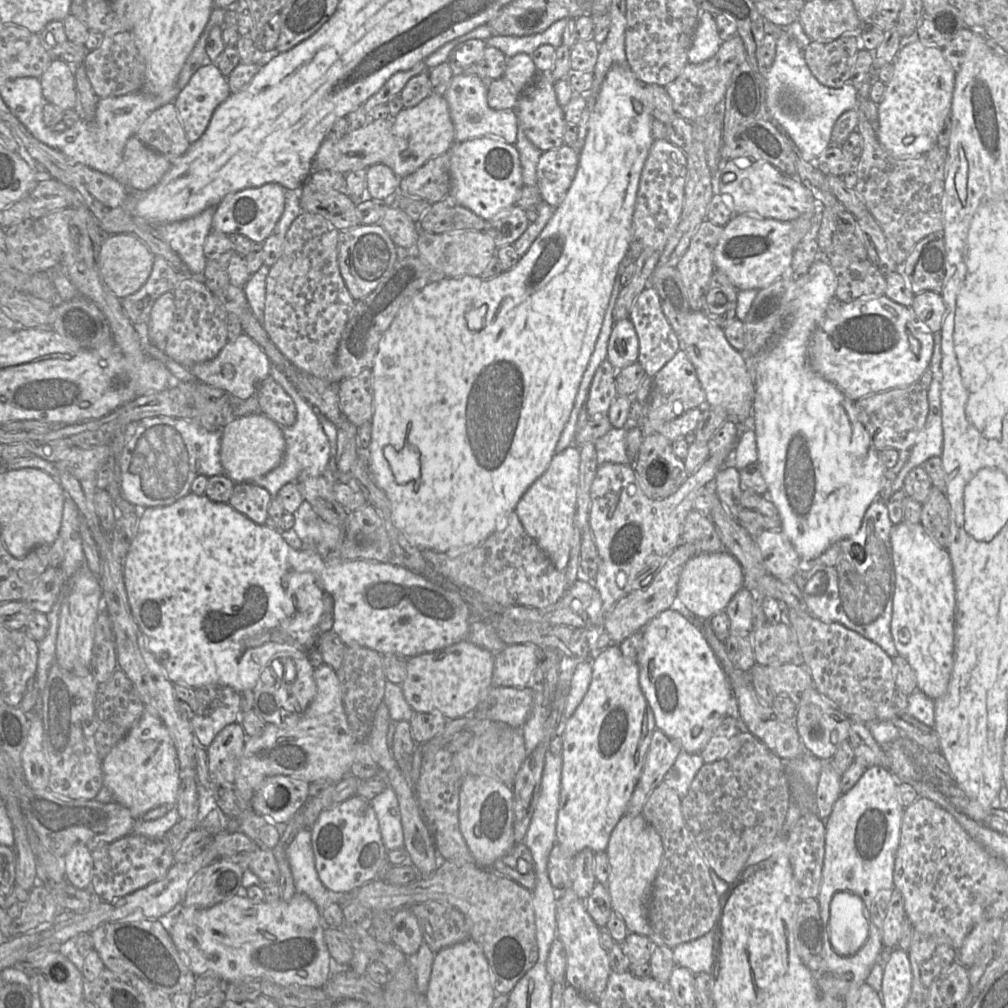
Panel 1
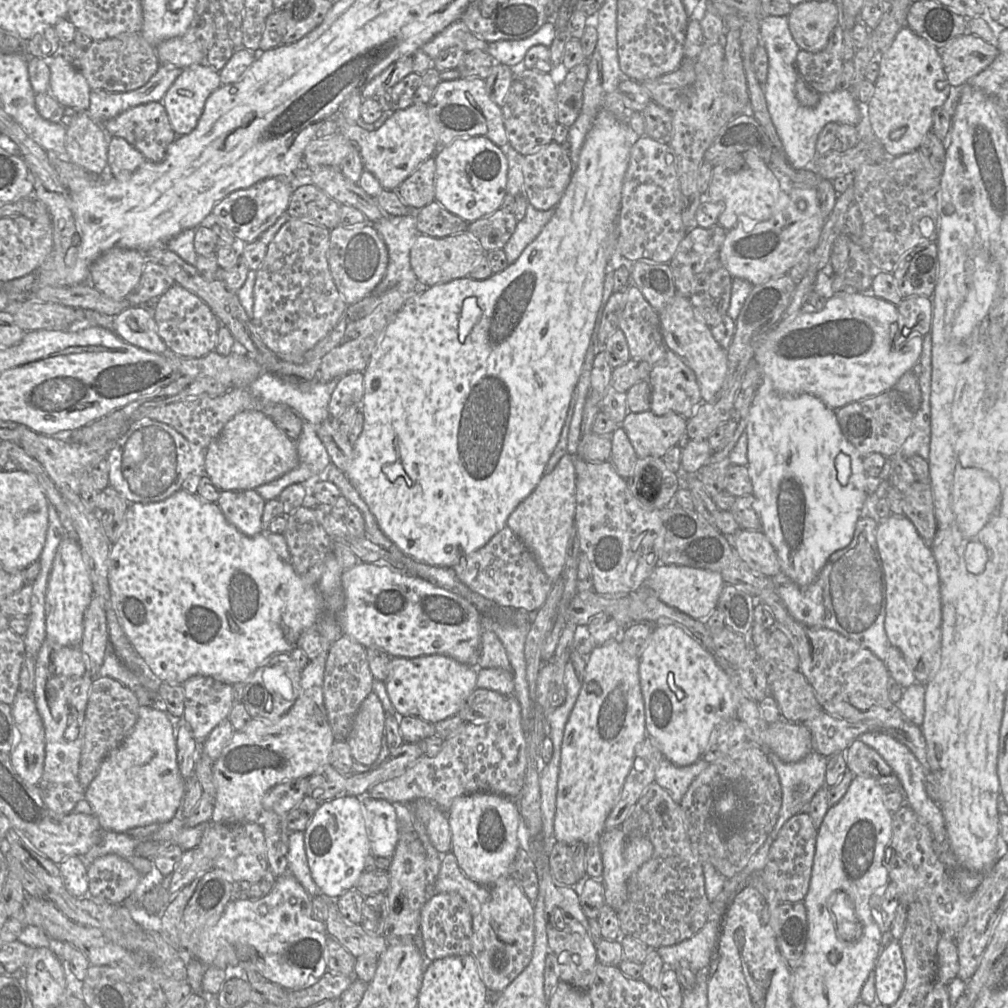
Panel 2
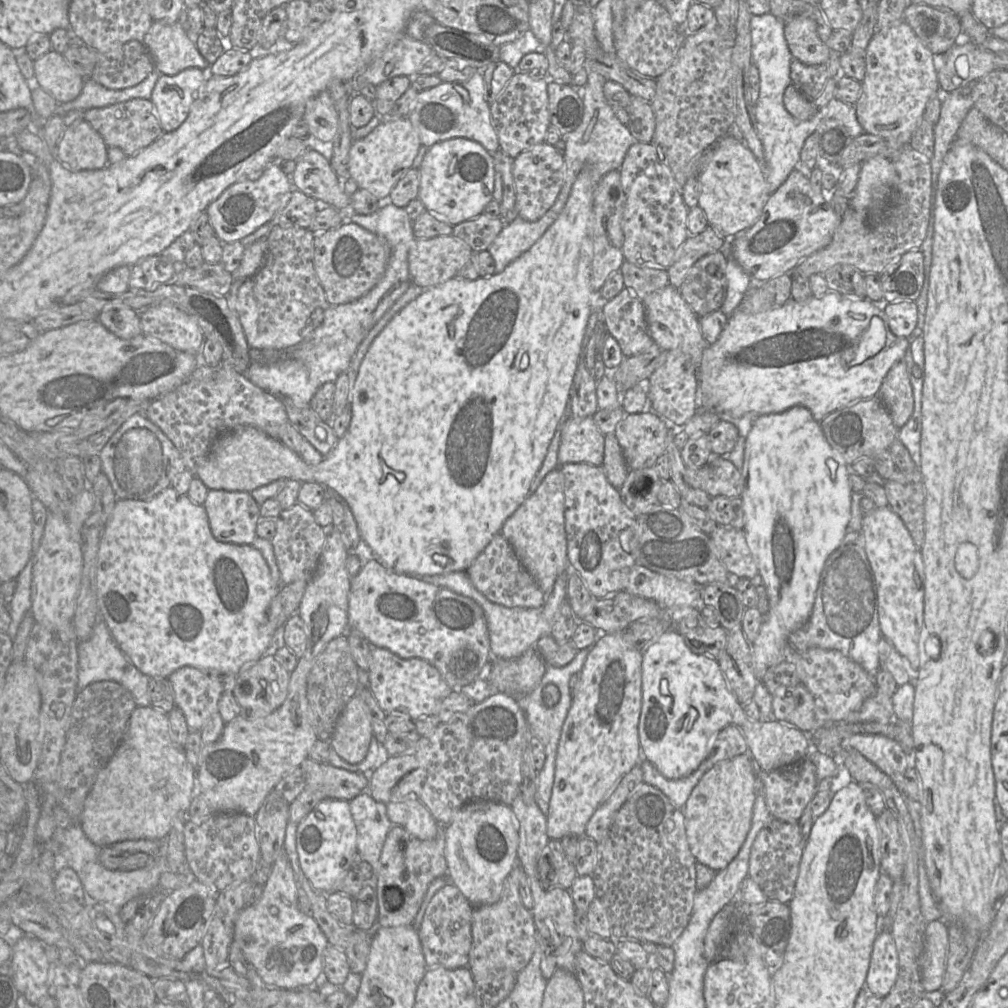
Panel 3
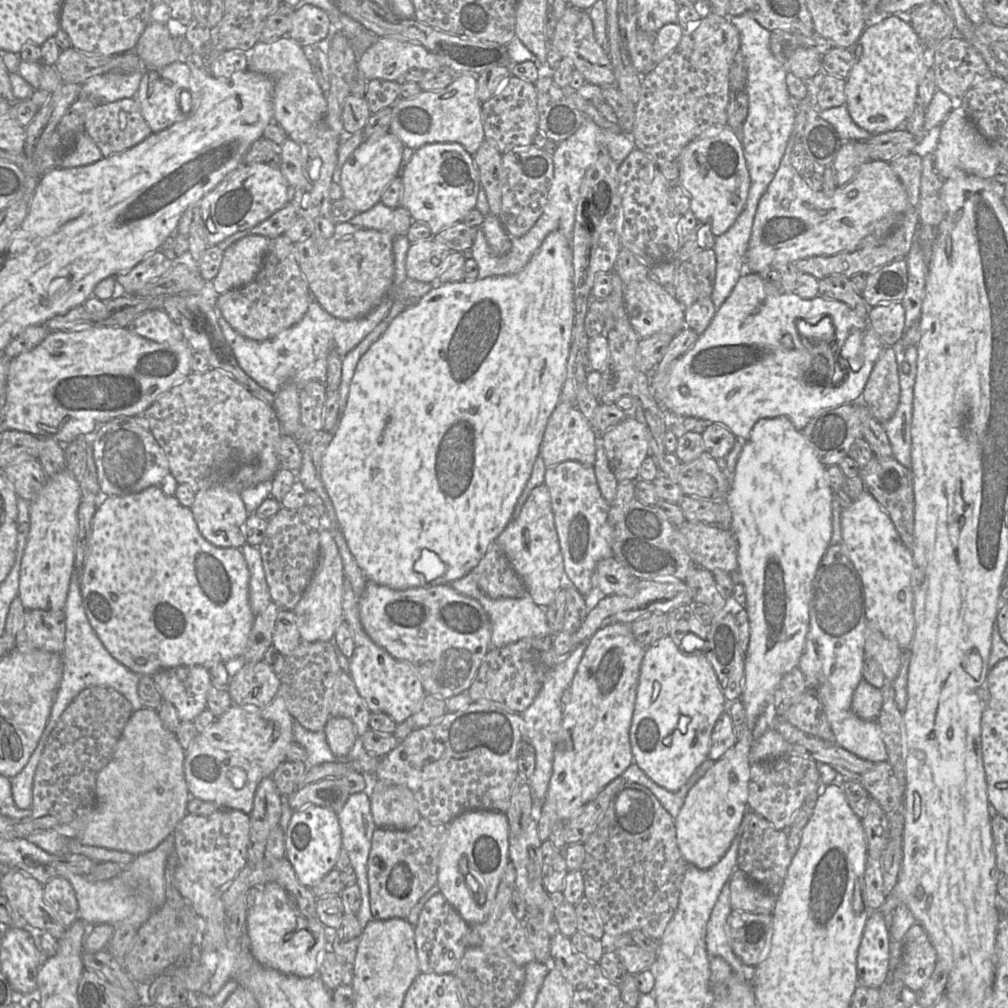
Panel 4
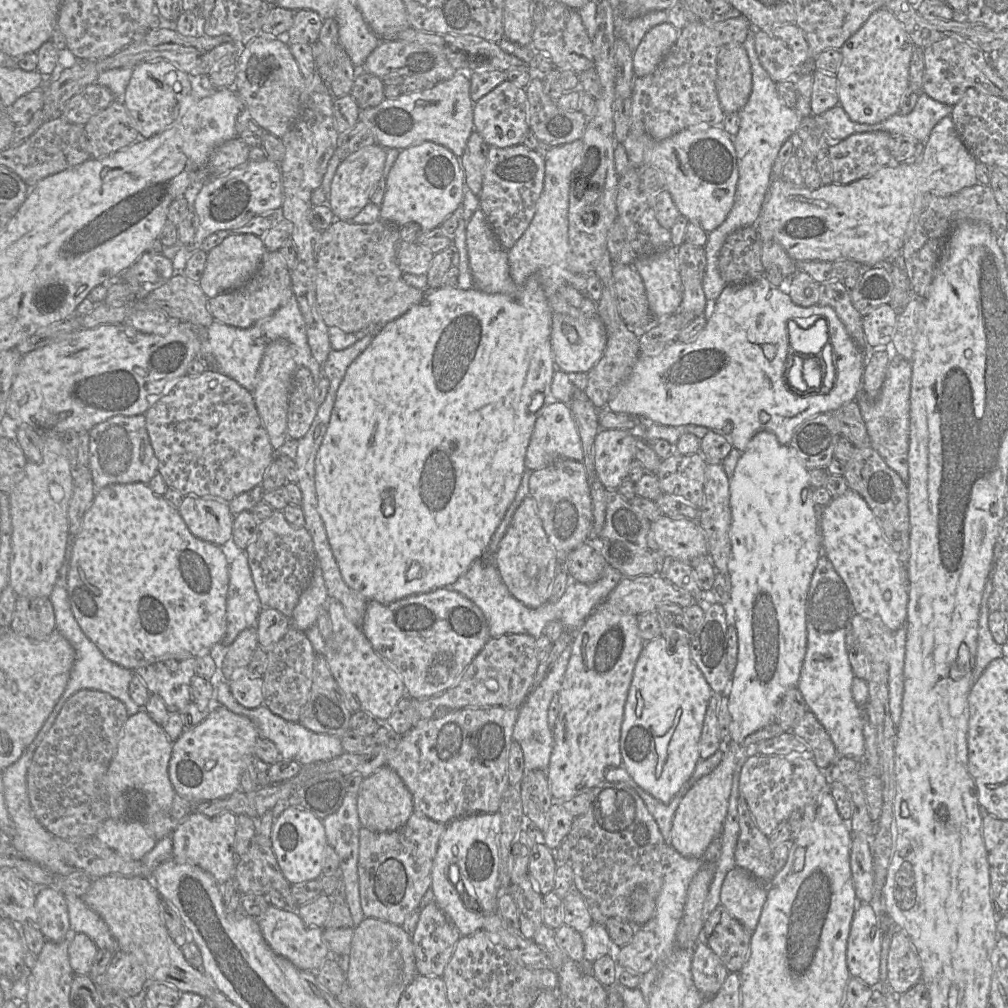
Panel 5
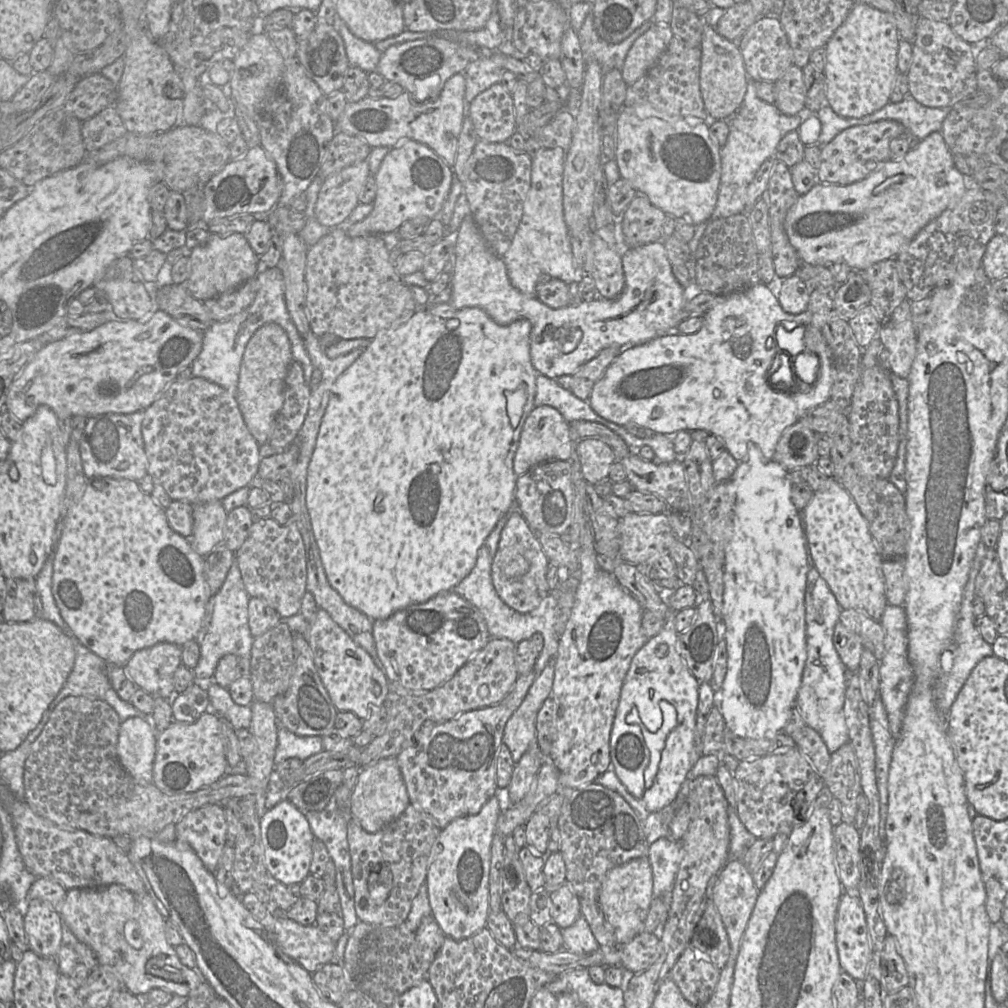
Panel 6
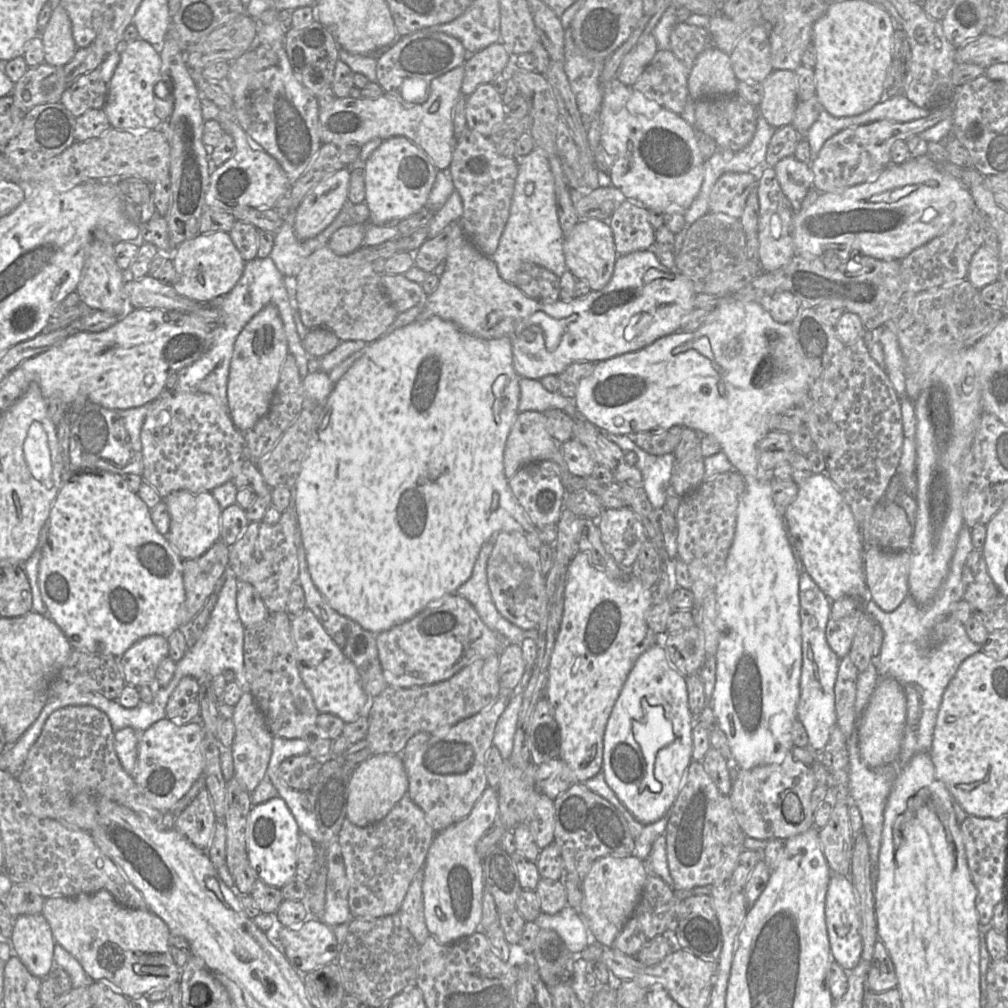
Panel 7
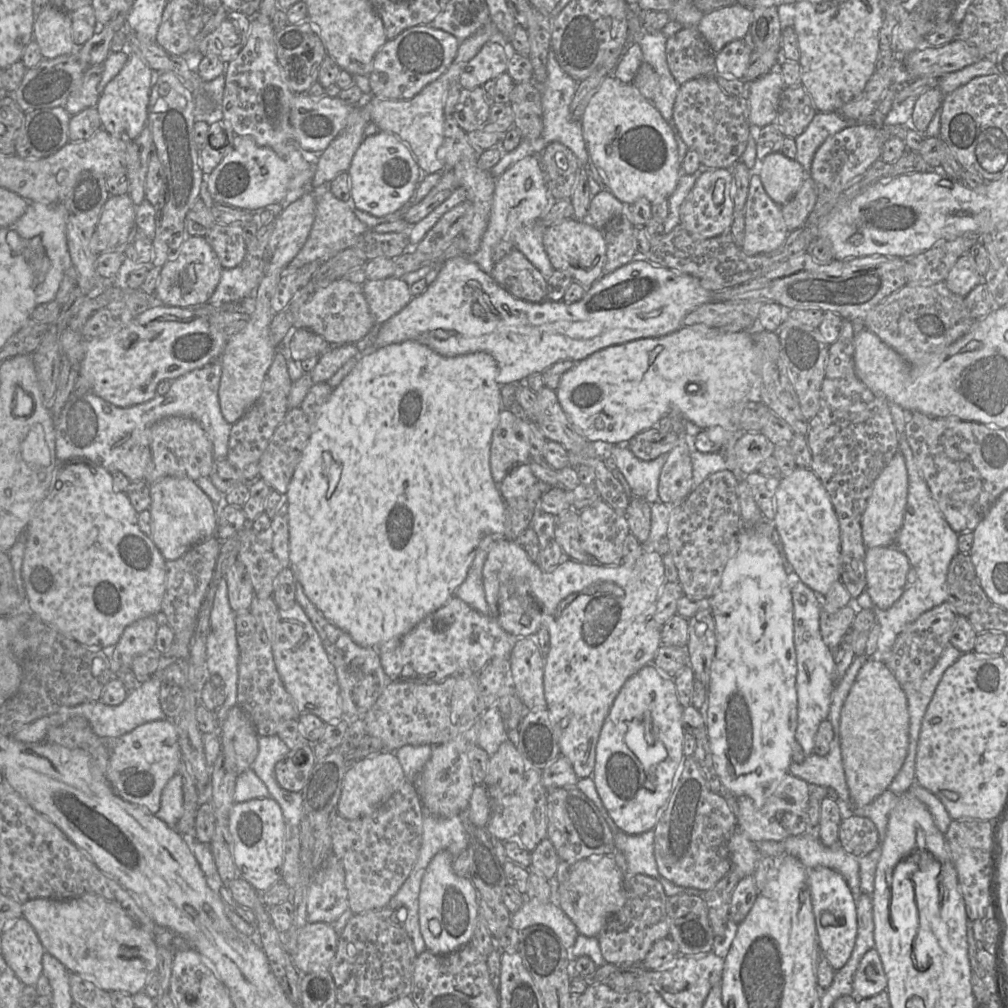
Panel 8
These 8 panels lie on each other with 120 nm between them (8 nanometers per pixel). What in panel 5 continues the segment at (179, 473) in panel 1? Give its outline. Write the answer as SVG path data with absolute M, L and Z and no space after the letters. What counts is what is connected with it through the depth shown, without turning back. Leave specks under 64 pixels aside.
M145 414L113 416L95 425L88 435L89 469L96 490L111 484L135 482L148 484L158 473L158 459L146 429Z

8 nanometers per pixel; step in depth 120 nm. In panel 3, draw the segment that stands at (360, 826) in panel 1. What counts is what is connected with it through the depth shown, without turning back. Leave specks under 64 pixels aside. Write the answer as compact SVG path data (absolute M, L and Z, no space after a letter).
M325 798L297 824L296 849L300 867L312 888L331 893L344 879L357 851L357 830L349 801Z

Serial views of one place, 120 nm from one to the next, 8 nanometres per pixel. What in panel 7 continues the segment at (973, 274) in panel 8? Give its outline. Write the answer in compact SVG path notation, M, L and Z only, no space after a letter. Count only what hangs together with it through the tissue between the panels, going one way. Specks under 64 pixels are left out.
M982 245L972 256L967 280L978 290L995 282L999 276L999 260L990 248Z

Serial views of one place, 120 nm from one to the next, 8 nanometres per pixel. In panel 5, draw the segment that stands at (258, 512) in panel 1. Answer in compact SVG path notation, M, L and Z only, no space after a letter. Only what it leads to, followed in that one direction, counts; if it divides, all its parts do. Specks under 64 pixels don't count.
M185 495L178 512L197 538L223 546L232 538L234 515L228 501Z

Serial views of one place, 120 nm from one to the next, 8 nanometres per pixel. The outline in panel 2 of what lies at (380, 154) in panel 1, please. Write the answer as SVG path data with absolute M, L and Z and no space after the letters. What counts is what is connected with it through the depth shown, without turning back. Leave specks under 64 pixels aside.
M335 133L312 139L305 147L303 160L308 168L331 166L340 168L354 144L345 136Z

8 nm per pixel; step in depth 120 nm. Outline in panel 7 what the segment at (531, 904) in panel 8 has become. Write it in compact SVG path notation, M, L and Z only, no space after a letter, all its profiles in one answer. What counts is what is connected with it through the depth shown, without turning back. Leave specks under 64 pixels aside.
M566 905L553 915L540 913L534 923L540 928L555 931L572 953L581 952L590 944L590 931L573 907Z

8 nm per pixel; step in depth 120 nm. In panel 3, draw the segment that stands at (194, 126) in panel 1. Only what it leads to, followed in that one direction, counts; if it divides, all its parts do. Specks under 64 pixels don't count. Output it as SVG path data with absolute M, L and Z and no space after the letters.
M190 67L175 75L159 76L150 100L164 132L176 130L187 119L208 74L208 71Z

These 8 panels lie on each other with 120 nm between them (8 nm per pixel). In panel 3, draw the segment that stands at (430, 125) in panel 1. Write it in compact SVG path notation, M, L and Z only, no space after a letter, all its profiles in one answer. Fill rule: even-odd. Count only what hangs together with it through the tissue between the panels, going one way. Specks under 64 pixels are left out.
M324 90L312 98L306 106L303 123L309 133L322 142L332 141L338 130L339 116L328 92ZM408 117L380 123L371 133L352 142L349 172L359 189L369 191L379 200L387 200L391 190L409 171L422 143Z

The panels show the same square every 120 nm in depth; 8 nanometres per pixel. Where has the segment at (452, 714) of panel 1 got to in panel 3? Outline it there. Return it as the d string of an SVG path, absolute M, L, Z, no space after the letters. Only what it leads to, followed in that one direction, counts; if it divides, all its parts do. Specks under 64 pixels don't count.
M371 645L371 659L367 672L370 691L379 707L388 714L401 714L413 721L436 715L442 700L453 692L439 671L427 661L419 658L403 659L375 645Z

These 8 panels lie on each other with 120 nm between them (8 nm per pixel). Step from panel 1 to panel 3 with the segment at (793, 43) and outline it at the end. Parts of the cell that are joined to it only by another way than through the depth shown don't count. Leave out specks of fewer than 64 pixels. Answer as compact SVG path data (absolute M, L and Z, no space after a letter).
M771 13L753 15L750 20L752 61L757 66L760 76L760 92L755 106L755 119L769 169L766 179L770 185L770 196L786 181L791 171L800 162L800 152L806 139L815 132L822 121L841 122L852 138L866 133L858 121L855 104L844 103L835 98L824 107L817 109L813 116L804 121L795 119L786 110L783 96L785 89L791 84L790 66L793 56L785 38L784 24L785 21Z

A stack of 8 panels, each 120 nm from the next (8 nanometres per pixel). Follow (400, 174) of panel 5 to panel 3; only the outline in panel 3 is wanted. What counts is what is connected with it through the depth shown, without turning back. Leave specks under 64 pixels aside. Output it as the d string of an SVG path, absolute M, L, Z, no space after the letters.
M455 138L430 146L421 162L418 198L436 219L455 226L481 215L493 198L494 161L479 143Z

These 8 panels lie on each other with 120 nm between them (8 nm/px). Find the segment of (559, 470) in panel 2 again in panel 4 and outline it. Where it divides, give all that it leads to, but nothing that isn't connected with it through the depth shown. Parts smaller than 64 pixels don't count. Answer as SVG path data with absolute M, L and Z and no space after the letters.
M544 483L531 491L519 515L510 521L497 537L496 542L524 583L534 603L545 609L557 591L564 586L566 574L555 527L551 496Z

